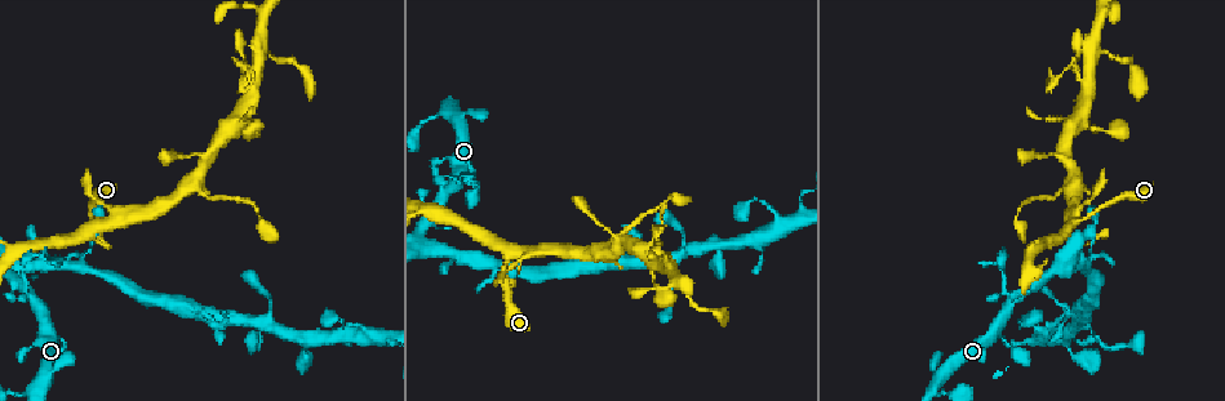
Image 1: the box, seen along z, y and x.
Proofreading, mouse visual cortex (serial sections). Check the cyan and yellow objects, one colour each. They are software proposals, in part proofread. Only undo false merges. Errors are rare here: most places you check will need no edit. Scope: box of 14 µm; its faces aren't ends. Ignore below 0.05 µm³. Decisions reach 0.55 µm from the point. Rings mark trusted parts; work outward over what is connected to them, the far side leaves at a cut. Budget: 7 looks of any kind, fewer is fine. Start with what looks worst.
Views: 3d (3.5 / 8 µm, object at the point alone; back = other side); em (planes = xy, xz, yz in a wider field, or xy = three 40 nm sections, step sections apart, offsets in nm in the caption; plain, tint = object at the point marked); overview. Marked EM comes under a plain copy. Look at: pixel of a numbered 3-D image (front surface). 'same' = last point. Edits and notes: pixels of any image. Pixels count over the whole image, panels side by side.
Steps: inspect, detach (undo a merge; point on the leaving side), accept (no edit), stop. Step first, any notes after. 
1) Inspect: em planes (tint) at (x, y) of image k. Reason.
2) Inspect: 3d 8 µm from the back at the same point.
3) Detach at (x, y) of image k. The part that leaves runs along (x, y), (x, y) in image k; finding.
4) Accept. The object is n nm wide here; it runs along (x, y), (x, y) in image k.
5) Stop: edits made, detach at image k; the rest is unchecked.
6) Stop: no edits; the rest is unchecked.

Inspect: 3d 3.5 µm at (1003, 273) of image 1. Thin neck.

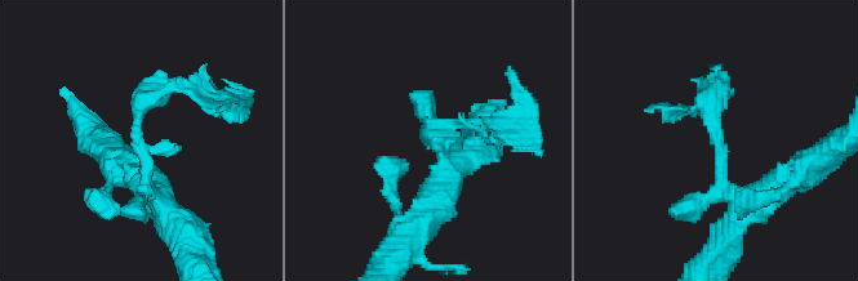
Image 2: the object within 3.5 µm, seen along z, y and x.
Inspect: em planes (tint) at (717, 136) of image 2. The arms are 150, 200 nm wide.

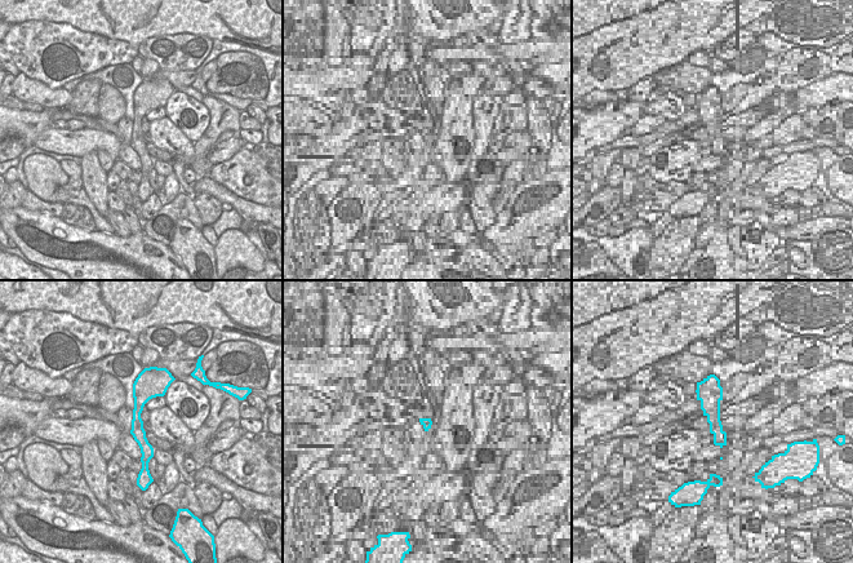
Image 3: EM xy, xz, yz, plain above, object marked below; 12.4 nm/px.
Accept. The object is 170 nm wide here; it runs along (748, 206), (719, 182), (706, 88) in image 2; one cell here.

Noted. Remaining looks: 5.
Inspect: 3d 3.5 µm from the back at (194, 189) of image 1. Calibre changes.

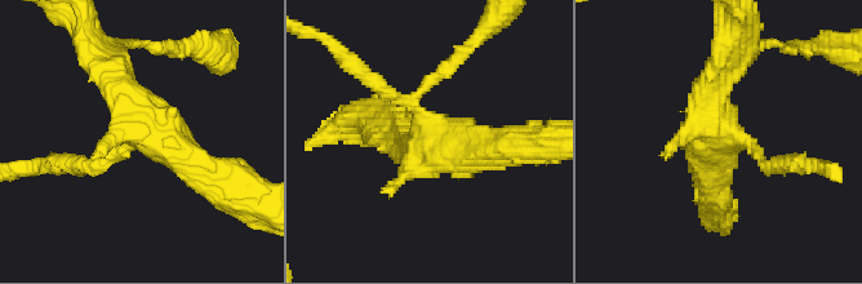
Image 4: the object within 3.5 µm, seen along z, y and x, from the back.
Inspect: em planes (tint) at (149, 141) of image 4.

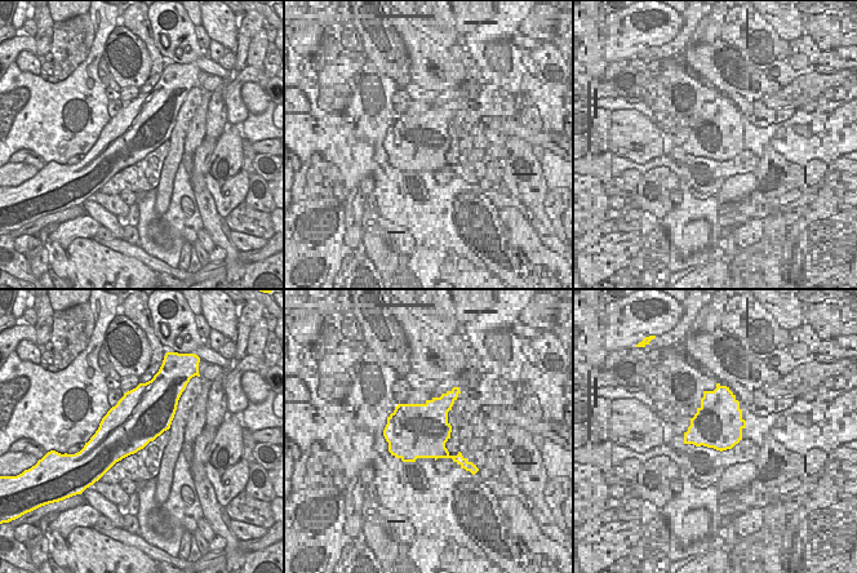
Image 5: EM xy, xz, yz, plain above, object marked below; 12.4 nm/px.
Accept. Continuous, no second cell.

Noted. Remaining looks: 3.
Inspect: 3d 3.5 µm at (658, 251) of image 1. Sharp bend.

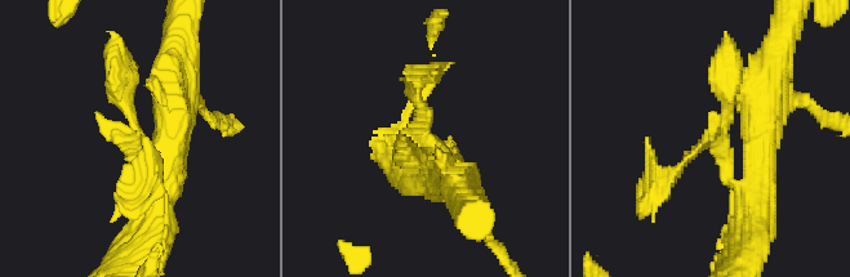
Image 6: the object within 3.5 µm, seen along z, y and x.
Inspect: em planes (tint) at (134, 137) of image 6.

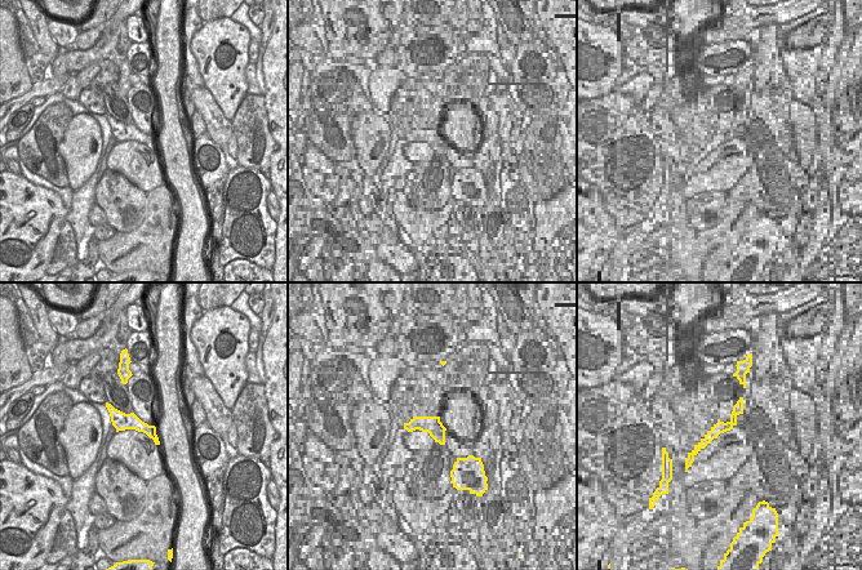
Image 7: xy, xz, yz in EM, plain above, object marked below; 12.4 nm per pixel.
Accept. Continuous, no second cell.

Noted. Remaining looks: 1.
Stop: no edits; the rest is unchecked.

